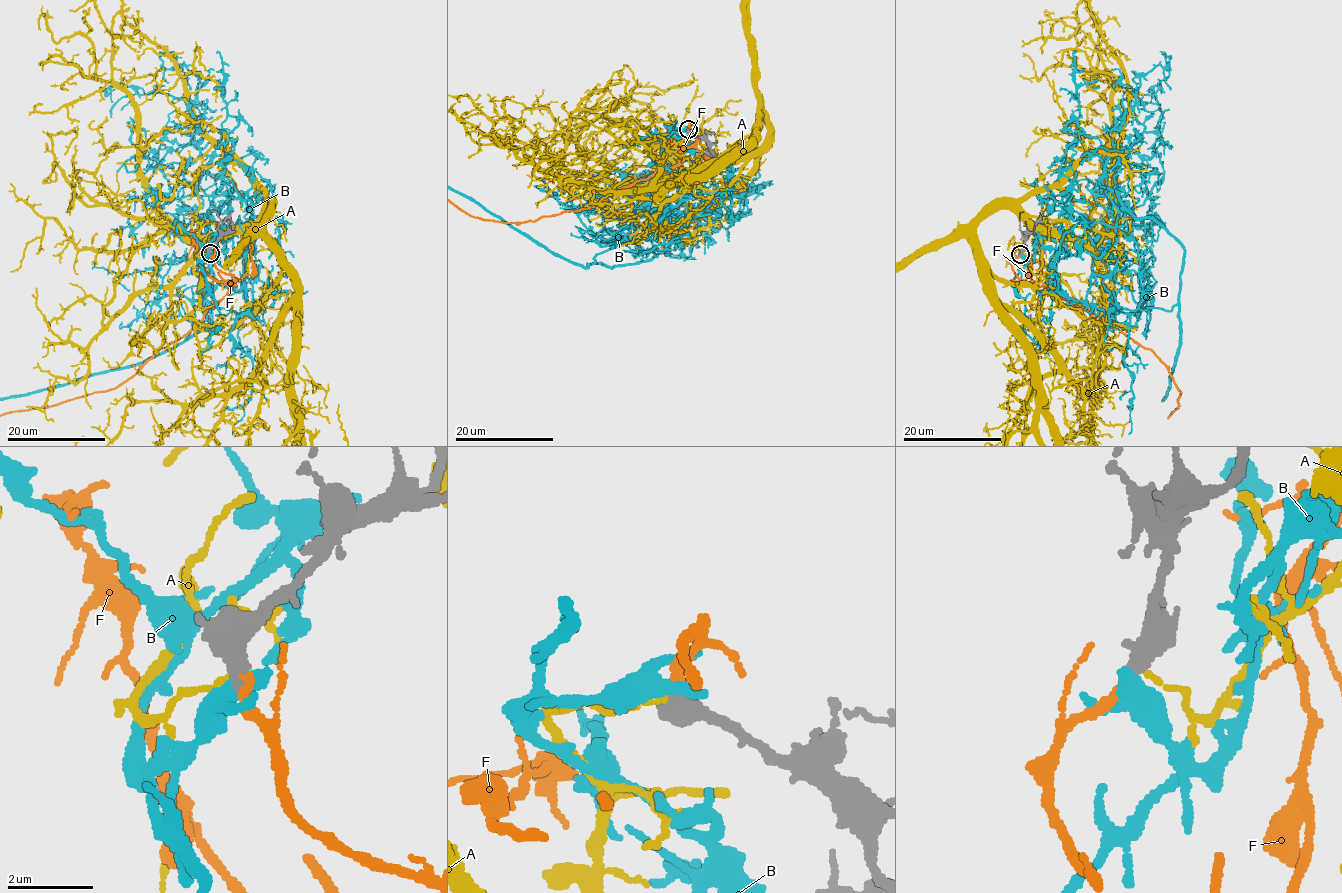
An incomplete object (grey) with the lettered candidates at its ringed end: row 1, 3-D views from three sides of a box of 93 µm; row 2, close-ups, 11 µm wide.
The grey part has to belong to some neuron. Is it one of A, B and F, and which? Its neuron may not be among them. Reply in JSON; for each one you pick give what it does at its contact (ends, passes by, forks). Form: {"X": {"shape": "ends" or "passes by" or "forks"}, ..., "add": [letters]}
{"F": {"shape": "ends"}, "add": ["F"]}

